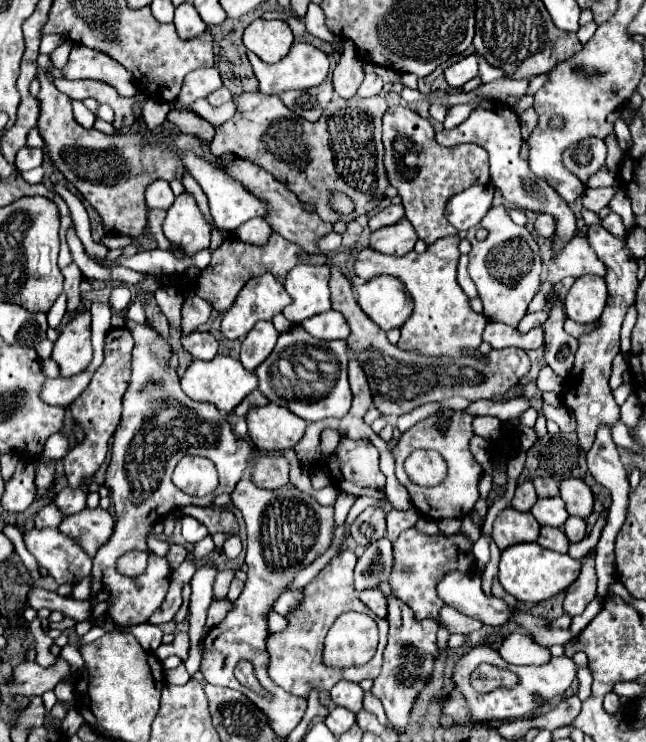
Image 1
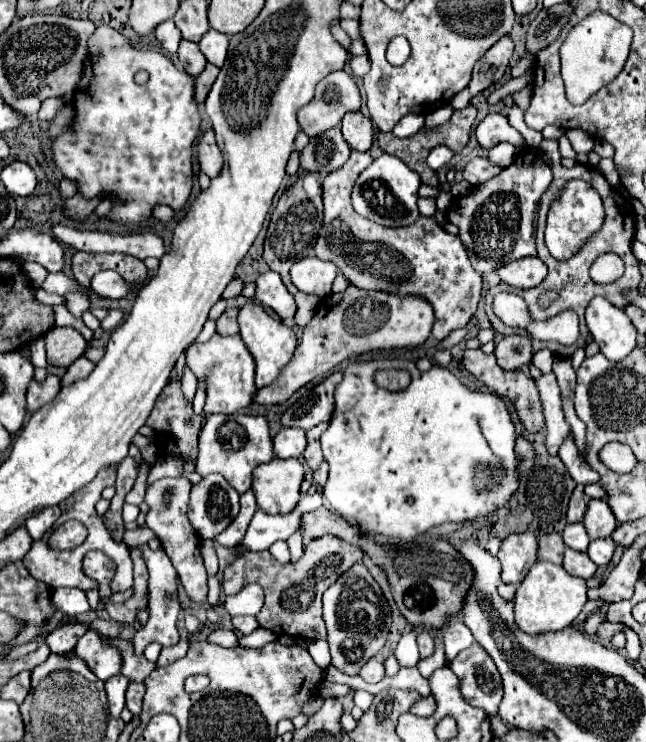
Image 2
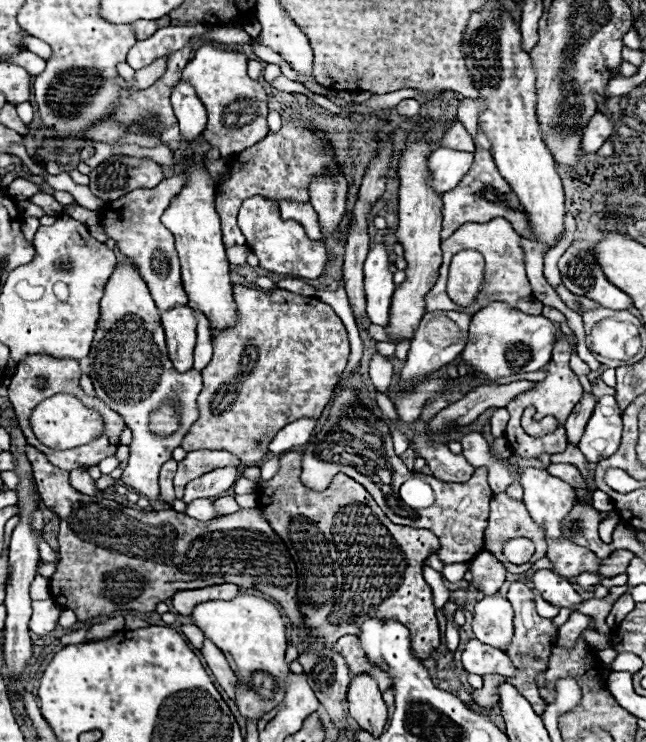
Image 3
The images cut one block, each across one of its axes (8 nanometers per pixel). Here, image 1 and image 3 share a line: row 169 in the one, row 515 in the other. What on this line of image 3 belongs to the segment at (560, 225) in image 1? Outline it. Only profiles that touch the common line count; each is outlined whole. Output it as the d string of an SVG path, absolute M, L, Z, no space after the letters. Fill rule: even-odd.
M504 492L493 495L489 506L488 528L486 528L486 550L492 552L504 564L504 568L508 572L522 574L536 560L540 560L540 558L546 556L544 532L534 524L534 520L530 518L530 514L528 514L528 510L526 510L526 506L522 502L516 502L512 498L508 498ZM516 536L530 538L536 544L536 552L534 552L532 560L528 560L526 564L520 564L520 566L510 564L502 556L502 544L504 544L504 540L516 538Z

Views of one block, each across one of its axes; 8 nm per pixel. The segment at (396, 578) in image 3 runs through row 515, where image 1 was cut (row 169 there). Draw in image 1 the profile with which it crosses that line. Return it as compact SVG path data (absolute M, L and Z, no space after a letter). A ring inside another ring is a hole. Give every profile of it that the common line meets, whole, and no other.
M260 90L244 92L236 96L234 102L236 112L216 130L210 152L216 156L230 152L258 164L292 190L298 200L316 204L316 212L324 222L350 222L380 204L388 188L382 164L382 116L388 106L382 96L354 96L350 100L334 96L316 122L294 116L278 96L268 96ZM334 192L354 202L356 208L352 214L344 216L330 208Z

